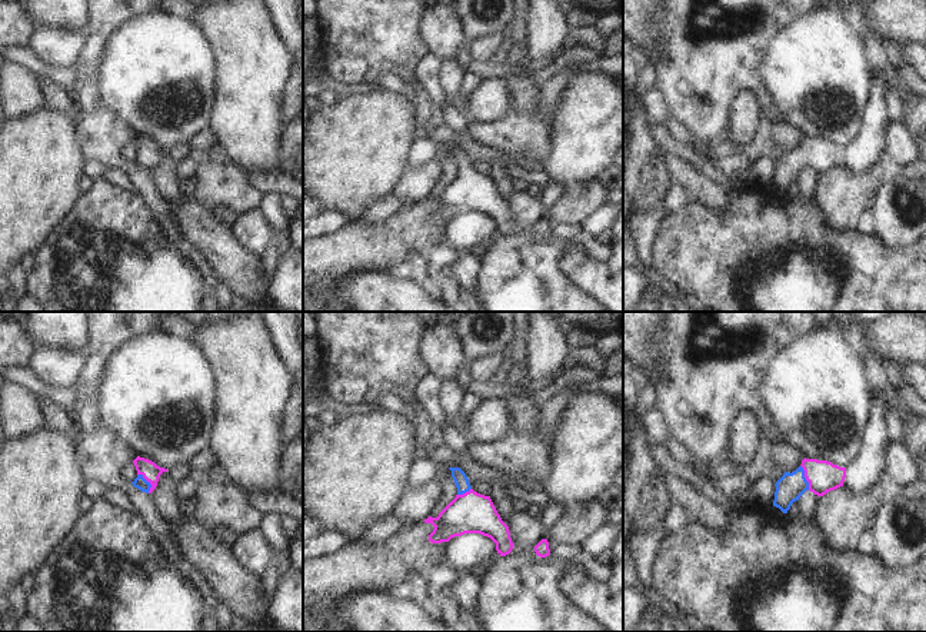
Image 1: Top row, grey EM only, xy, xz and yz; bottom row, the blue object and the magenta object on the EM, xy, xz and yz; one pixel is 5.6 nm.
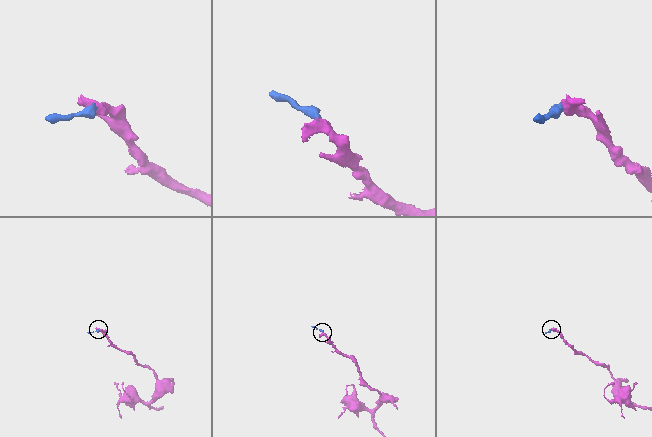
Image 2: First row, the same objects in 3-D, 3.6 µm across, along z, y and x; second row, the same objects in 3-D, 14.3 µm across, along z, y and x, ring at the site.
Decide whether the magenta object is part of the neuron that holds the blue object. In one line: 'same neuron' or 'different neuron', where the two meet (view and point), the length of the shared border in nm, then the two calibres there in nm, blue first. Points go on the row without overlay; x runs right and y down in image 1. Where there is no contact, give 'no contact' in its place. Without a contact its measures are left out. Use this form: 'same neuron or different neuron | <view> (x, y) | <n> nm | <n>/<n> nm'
same neuron | xy (147, 162) | 130 nm | 70/100 nm

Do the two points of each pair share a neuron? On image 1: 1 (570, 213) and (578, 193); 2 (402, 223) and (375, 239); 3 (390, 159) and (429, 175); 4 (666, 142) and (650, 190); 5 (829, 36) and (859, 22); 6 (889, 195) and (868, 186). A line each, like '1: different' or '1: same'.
1: same
2: same
3: different
4: different
5: different
6: different

